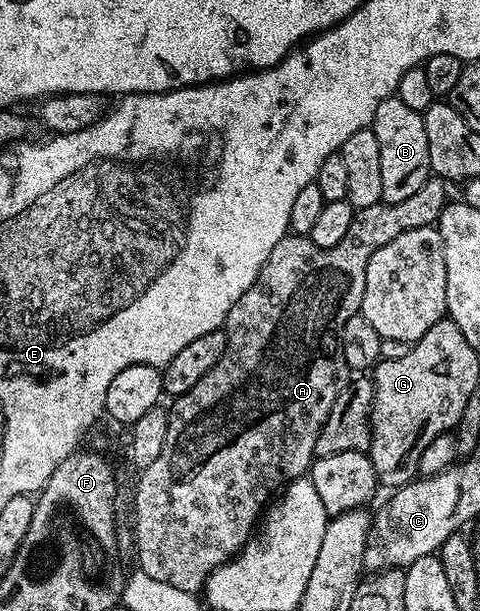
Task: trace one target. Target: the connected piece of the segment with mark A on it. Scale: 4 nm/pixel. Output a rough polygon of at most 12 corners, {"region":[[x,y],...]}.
{"region":[[432,177],[289,233],[174,396],[135,487],[138,570],[192,593],[304,478],[369,257]]}

